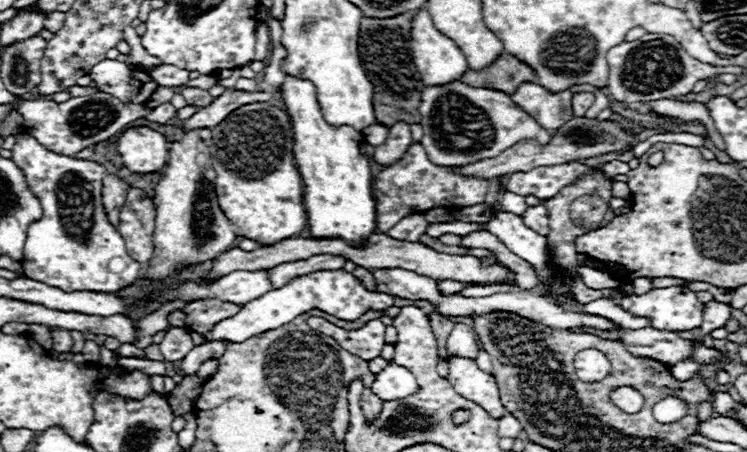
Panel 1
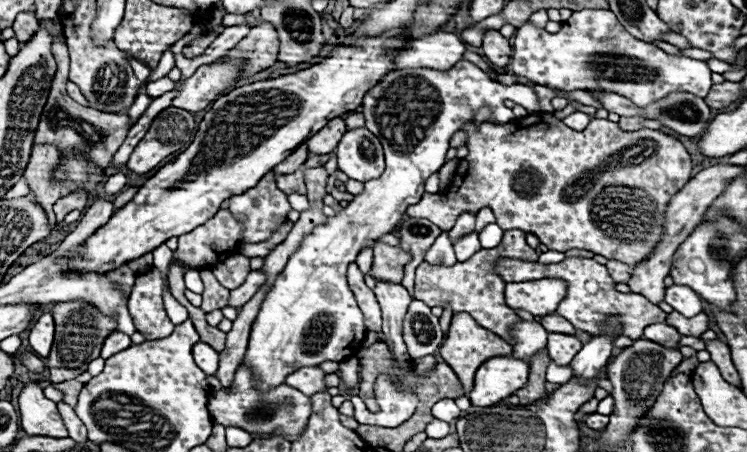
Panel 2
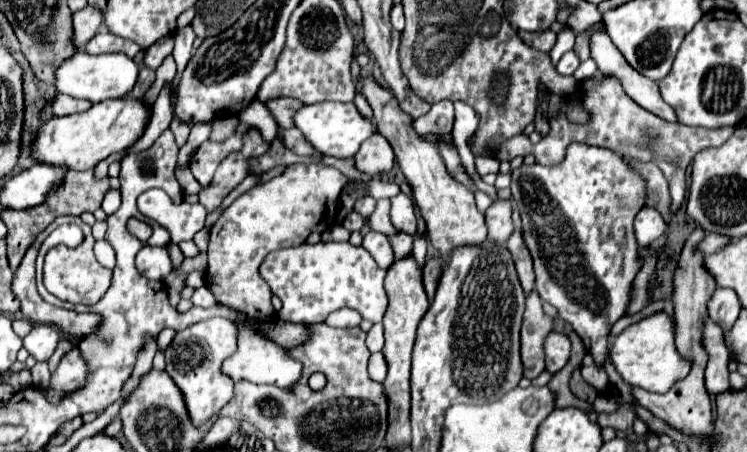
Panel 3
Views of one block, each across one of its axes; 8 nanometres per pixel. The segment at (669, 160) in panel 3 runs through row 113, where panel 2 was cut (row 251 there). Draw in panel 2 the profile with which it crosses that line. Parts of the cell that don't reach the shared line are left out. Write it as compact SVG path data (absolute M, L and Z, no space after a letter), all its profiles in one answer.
M534 112L504 126L480 124L478 132L474 122L470 122L464 130L468 132L466 146L470 152L460 160L448 190L442 196L424 194L418 204L406 210L406 216L424 218L442 230L450 230L462 212L478 212L490 206L502 230L530 232L538 236L548 250L566 252L578 248L634 266L644 260L660 240L666 204L670 196L690 180L692 172L690 155L676 138L648 128L624 132L610 120L590 120L590 124L578 132L568 128L562 120L556 120L554 114Z

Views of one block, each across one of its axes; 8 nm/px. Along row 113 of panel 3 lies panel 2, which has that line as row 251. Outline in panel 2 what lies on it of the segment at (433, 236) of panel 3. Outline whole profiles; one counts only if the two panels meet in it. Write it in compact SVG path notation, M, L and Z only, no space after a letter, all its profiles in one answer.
M378 242L374 246L374 262L370 268L370 276L376 280L388 280L392 284L400 284L404 266L410 262L410 254L400 250L398 246L388 246Z

